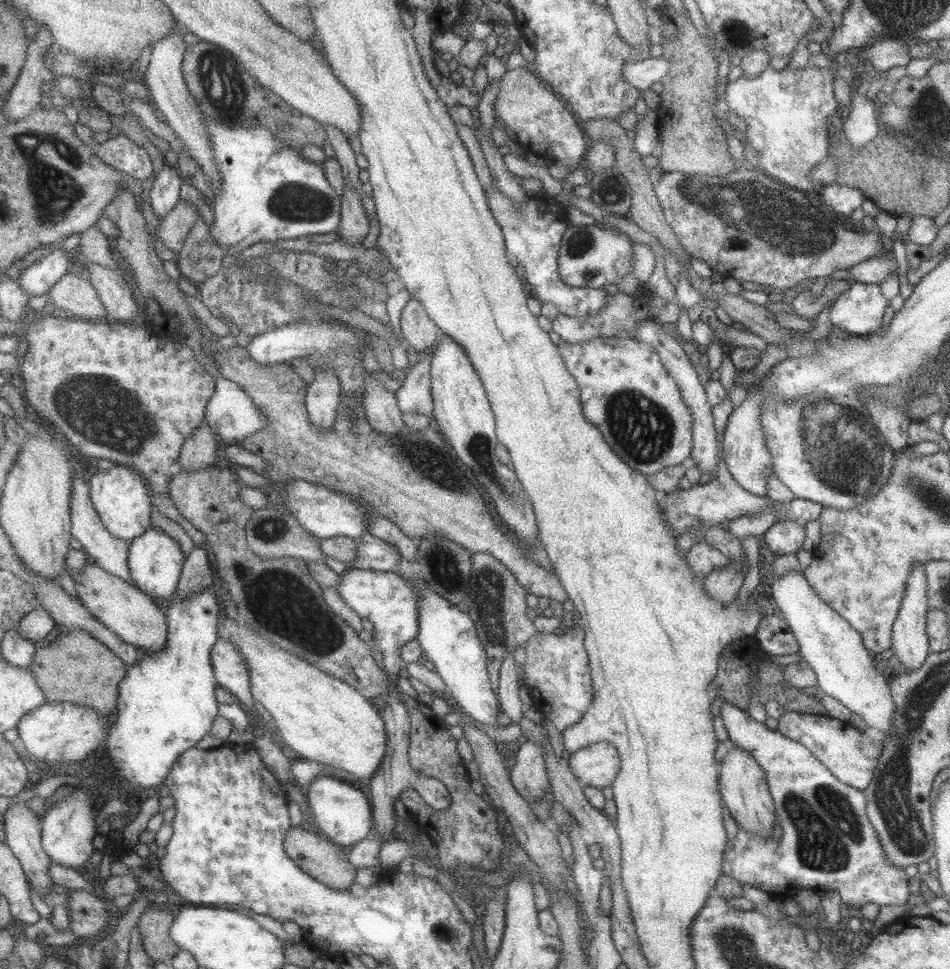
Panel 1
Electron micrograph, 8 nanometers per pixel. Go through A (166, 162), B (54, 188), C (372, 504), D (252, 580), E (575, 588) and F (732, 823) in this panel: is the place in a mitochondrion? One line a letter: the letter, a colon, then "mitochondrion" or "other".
A: other
B: mitochondrion
C: other
D: mitochondrion
E: other
F: other

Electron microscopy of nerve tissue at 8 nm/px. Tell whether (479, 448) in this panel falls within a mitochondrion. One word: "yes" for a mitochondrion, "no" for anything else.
yes

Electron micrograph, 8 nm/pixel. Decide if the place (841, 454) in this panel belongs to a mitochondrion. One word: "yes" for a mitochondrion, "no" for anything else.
yes

